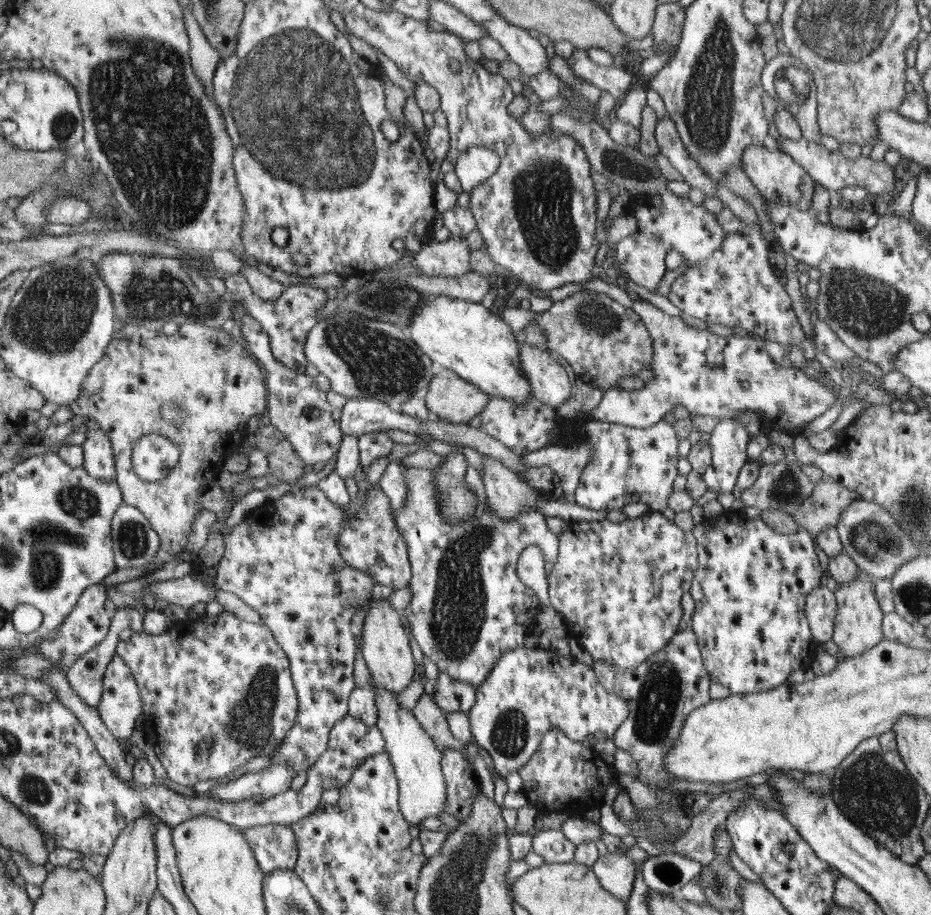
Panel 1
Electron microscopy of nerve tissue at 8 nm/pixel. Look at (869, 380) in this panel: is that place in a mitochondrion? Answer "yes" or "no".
no

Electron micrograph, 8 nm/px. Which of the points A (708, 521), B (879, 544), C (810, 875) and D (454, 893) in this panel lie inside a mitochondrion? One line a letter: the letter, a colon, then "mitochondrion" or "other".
A: other
B: mitochondrion
C: mitochondrion
D: mitochondrion

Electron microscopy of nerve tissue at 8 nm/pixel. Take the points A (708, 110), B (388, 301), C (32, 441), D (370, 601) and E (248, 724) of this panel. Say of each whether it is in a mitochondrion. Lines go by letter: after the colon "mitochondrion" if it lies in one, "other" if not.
A: mitochondrion
B: mitochondrion
C: other
D: other
E: mitochondrion

